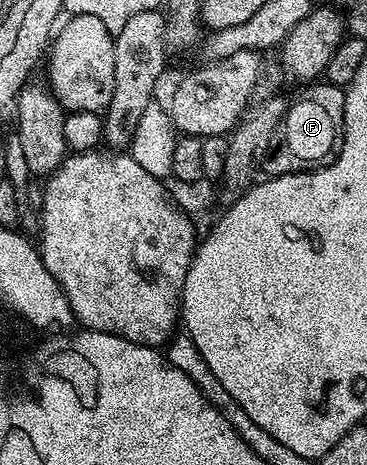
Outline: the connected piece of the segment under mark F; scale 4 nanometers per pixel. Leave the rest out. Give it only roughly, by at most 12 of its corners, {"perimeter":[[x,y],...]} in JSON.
{"perimeter":[[304,87],[261,160],[264,176],[313,171],[340,142],[344,88]]}

